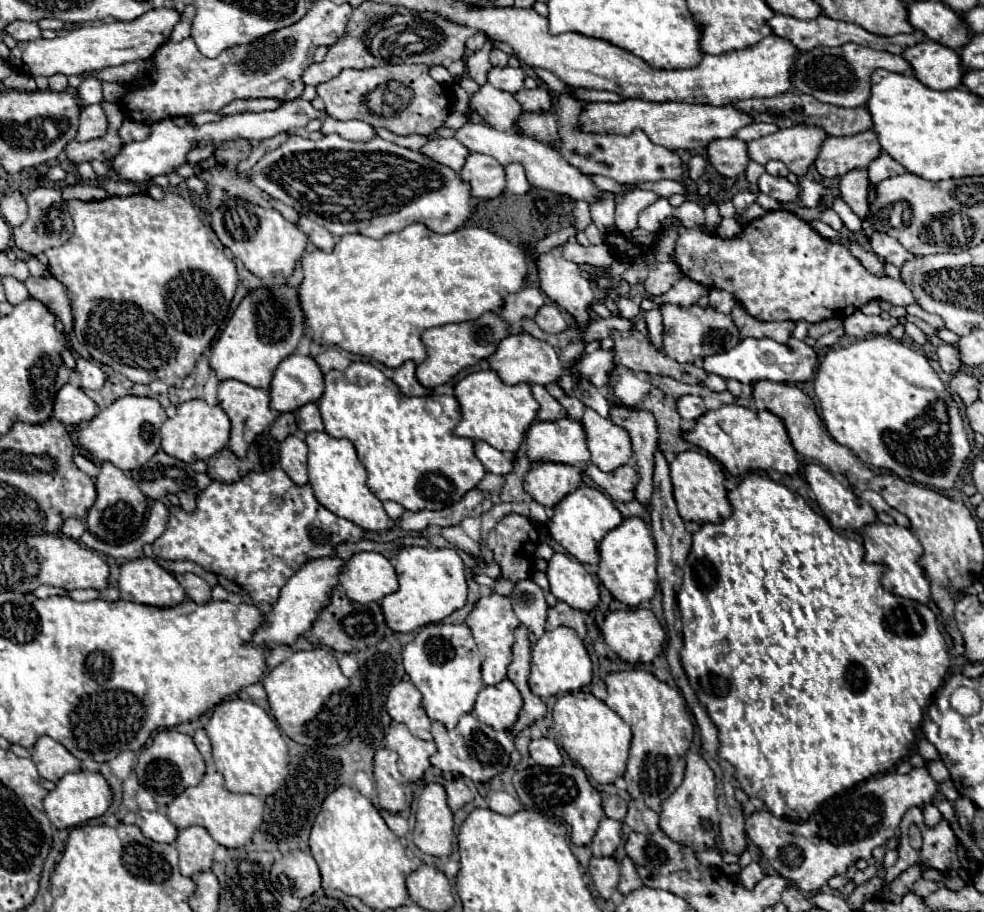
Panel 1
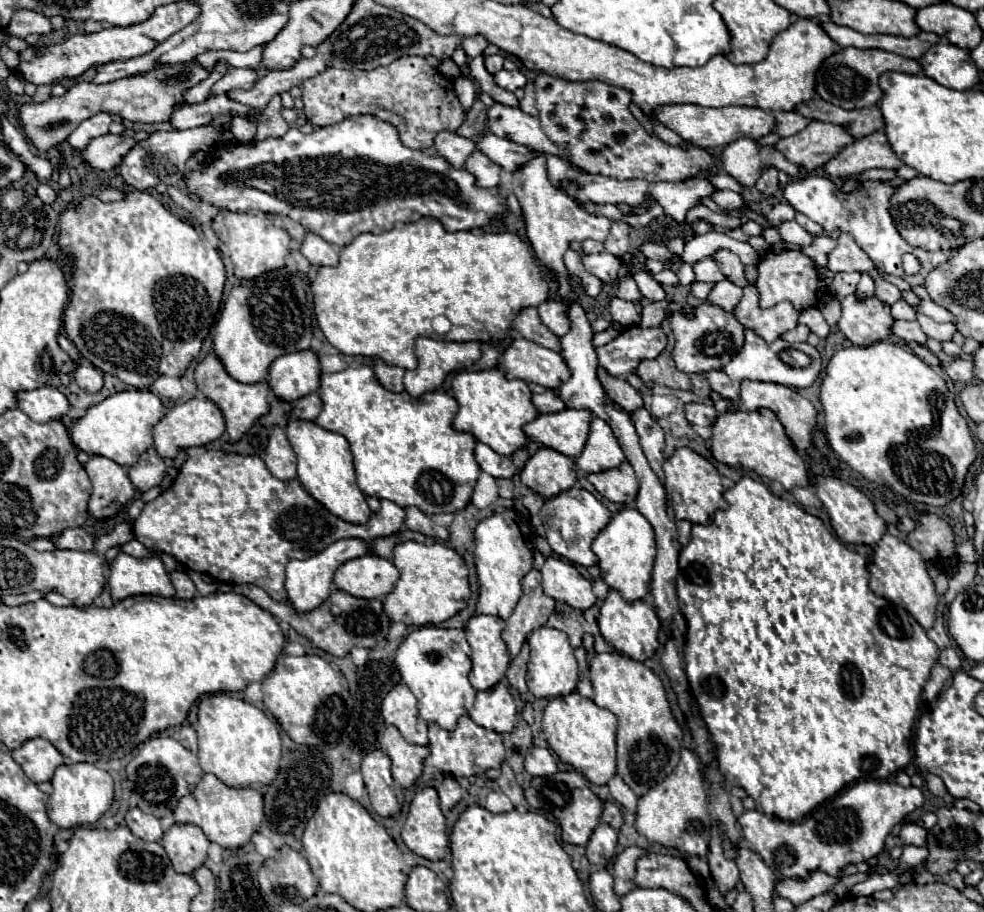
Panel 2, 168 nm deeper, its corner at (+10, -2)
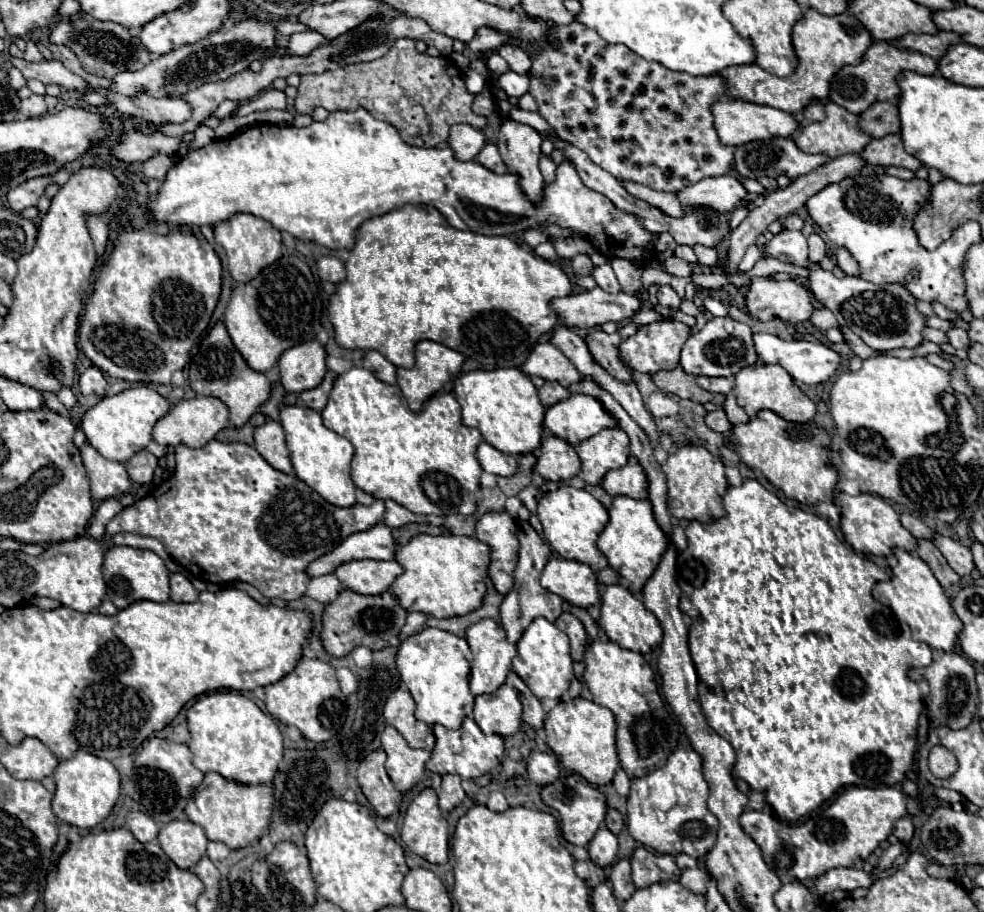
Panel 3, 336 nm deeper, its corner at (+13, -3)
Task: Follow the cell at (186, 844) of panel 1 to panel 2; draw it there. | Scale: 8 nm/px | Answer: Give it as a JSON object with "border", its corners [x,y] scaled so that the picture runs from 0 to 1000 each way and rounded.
{"border":[[[176,904],[164,919],[164,928],[182,958],[194,958],[206,950],[212,925],[206,910],[198,904]]]}

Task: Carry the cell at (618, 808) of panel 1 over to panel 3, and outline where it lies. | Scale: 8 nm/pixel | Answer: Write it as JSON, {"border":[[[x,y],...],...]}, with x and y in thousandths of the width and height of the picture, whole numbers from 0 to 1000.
{"border":[[[618,887],[618,891],[616,891],[616,907],[618,907],[624,916],[628,916],[630,909],[632,909],[632,905],[634,905],[632,894],[630,894],[626,887]]]}

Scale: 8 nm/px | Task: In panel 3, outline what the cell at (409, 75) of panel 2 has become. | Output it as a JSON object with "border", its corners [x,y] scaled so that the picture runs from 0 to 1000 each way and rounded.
{"border":[[[411,41],[411,43],[402,43],[400,52],[386,65],[343,73],[341,78],[329,78],[325,82],[309,82],[303,93],[299,117],[303,124],[311,124],[311,126],[317,126],[321,117],[329,117],[331,122],[352,122],[352,120],[370,117],[372,122],[376,122],[378,128],[388,130],[398,139],[402,139],[411,157],[421,161],[447,161],[455,155],[455,146],[461,135],[478,135],[480,139],[486,141],[494,137],[494,128],[484,126],[480,122],[480,111],[482,104],[474,98],[467,76],[455,63],[437,63],[433,58],[425,58],[421,45]]]}

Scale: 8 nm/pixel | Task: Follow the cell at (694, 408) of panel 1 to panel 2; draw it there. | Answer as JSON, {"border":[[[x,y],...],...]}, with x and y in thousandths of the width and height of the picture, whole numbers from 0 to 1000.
{"border":[[[702,441],[696,445],[696,458],[702,463],[702,465],[708,465],[708,467],[723,467],[725,465],[725,458],[729,456],[727,447],[723,443],[708,443],[708,441]]]}

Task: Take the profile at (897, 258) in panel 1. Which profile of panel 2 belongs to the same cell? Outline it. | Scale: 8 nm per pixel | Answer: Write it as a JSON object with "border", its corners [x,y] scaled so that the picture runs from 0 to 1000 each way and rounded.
{"border":[[[822,193],[822,195],[816,195],[816,197],[808,197],[808,200],[802,200],[796,204],[796,217],[814,235],[818,235],[820,239],[824,239],[826,243],[834,246],[838,250],[838,254],[847,254],[849,250],[857,252],[857,254],[863,254],[867,257],[869,265],[877,272],[877,276],[889,287],[891,294],[903,298],[903,300],[910,300],[910,303],[916,303],[920,305],[920,298],[918,298],[918,281],[920,279],[928,279],[932,281],[932,285],[936,287],[936,296],[928,303],[922,300],[922,309],[924,311],[938,311],[938,305],[940,300],[948,294],[948,292],[954,292],[956,287],[964,285],[973,274],[954,274],[954,276],[940,276],[936,272],[928,272],[924,270],[914,257],[912,257],[912,250],[908,248],[908,241],[905,241],[905,235],[901,230],[901,219],[903,219],[903,213],[908,211],[905,204],[897,204],[897,202],[891,202],[891,200],[877,200],[877,204],[873,204],[871,208],[863,211],[863,213],[855,213],[853,206],[842,197],[842,195],[836,195],[836,193]]]}

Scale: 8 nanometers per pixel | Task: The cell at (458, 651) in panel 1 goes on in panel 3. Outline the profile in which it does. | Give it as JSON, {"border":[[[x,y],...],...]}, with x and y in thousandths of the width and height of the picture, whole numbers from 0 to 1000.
{"border":[[[431,690],[409,703],[402,720],[402,731],[423,769],[423,788],[435,795],[451,795],[465,799],[472,786],[480,784],[482,762],[478,760],[478,723],[480,714],[474,701],[449,690]]]}

